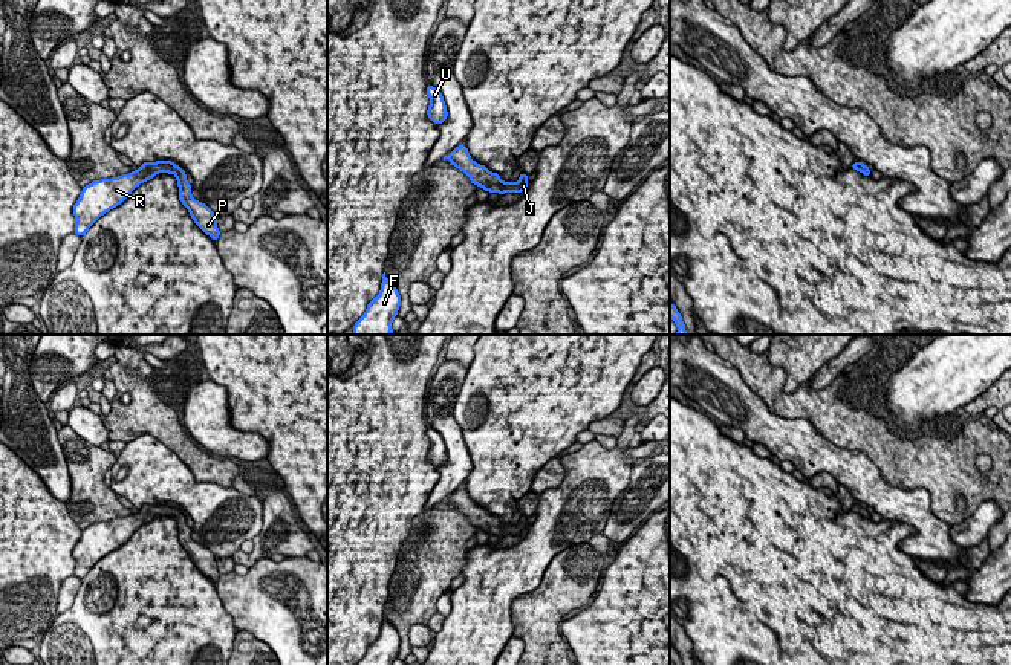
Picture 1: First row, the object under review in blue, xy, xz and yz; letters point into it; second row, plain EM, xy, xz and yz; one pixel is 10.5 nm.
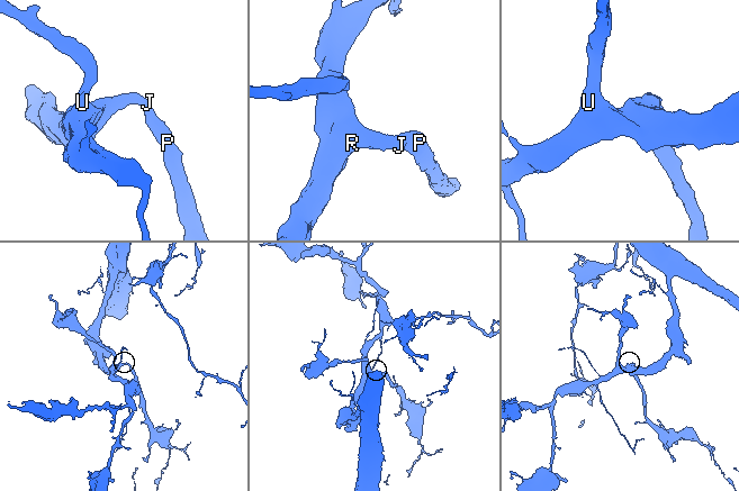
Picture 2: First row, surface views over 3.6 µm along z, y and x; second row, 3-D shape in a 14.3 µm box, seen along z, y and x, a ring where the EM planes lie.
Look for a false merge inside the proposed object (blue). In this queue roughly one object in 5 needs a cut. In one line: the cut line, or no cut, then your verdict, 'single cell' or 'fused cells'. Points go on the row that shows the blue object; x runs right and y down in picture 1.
no cut; single cell

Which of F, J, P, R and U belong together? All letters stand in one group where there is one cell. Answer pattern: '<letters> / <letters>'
F J P R U

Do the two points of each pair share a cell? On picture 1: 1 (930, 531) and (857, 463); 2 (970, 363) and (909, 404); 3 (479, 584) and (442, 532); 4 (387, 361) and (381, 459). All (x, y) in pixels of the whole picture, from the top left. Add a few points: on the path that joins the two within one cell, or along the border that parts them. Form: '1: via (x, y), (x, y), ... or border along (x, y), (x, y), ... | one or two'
1: via (912, 512), (904, 505), (893, 503), (872, 482) | one
2: via (955, 369), (924, 389) | one
3: border along (467, 551), (467, 560), (461, 572) | two
4: via (386, 386), (381, 396), (381, 434) | one

